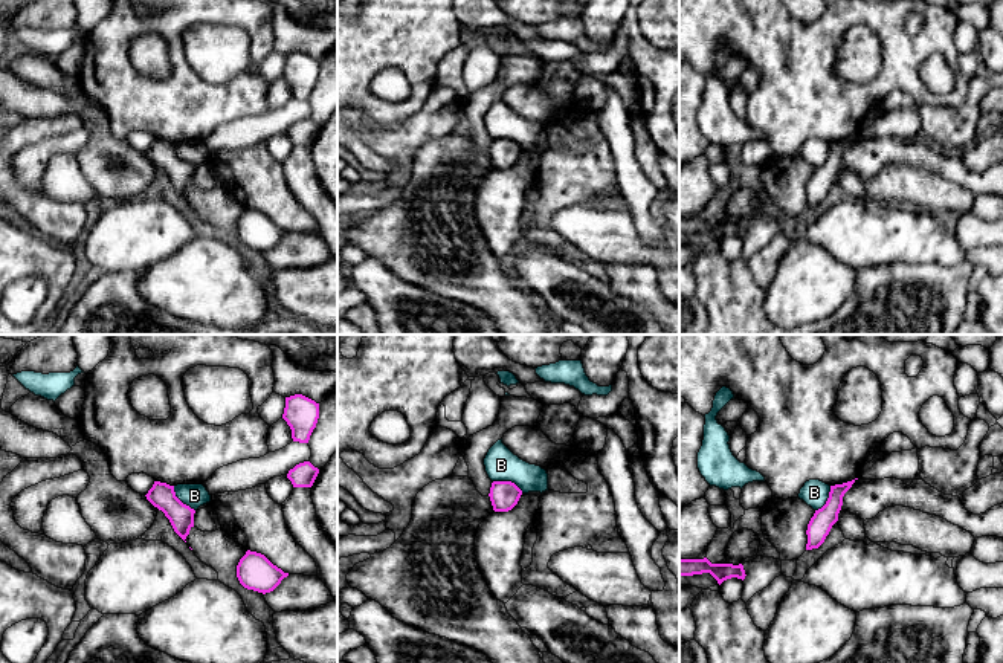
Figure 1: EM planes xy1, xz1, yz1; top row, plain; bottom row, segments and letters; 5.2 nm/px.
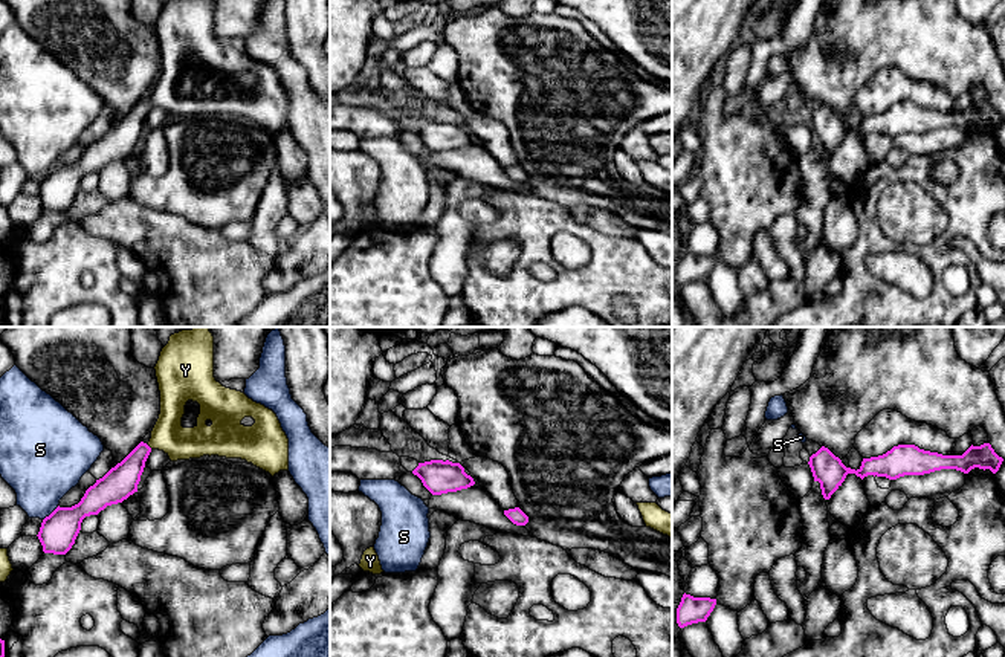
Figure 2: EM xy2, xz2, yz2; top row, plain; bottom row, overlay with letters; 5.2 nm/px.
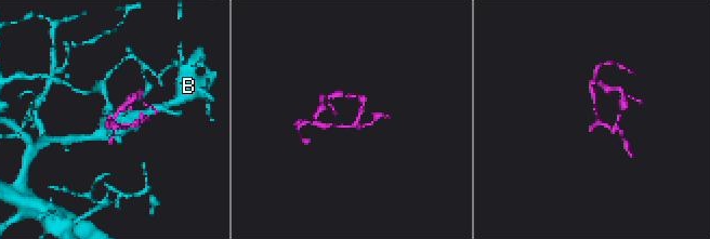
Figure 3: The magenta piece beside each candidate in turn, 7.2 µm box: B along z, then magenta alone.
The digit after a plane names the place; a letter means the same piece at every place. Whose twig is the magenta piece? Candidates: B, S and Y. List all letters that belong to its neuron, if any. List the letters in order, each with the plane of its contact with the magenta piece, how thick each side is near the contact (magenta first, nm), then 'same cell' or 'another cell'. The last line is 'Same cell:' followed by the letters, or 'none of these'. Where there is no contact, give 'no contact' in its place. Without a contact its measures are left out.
B: xz1 | 160/180 nm | another cell
S: xy2 | 200/380 nm | another cell
Y: xy2 | 170/180 nm | same cell
Same cell: Y

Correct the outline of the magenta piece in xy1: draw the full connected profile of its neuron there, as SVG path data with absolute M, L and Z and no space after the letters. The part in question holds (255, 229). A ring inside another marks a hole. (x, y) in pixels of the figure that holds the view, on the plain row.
M247 208L237 223L240 241L258 251L273 249L289 231L273 223L264 212Z

